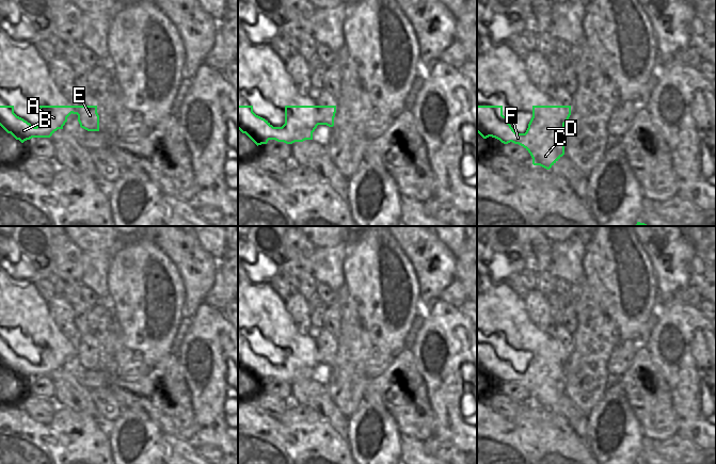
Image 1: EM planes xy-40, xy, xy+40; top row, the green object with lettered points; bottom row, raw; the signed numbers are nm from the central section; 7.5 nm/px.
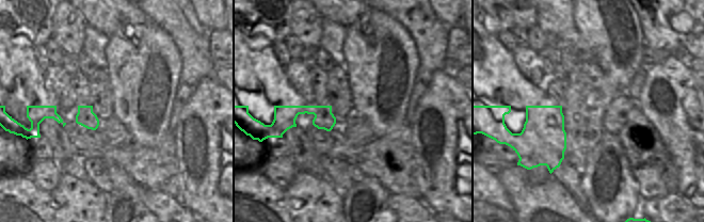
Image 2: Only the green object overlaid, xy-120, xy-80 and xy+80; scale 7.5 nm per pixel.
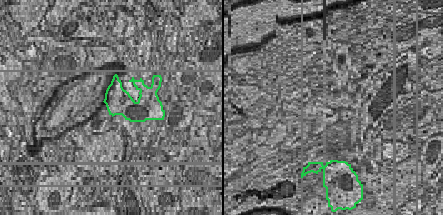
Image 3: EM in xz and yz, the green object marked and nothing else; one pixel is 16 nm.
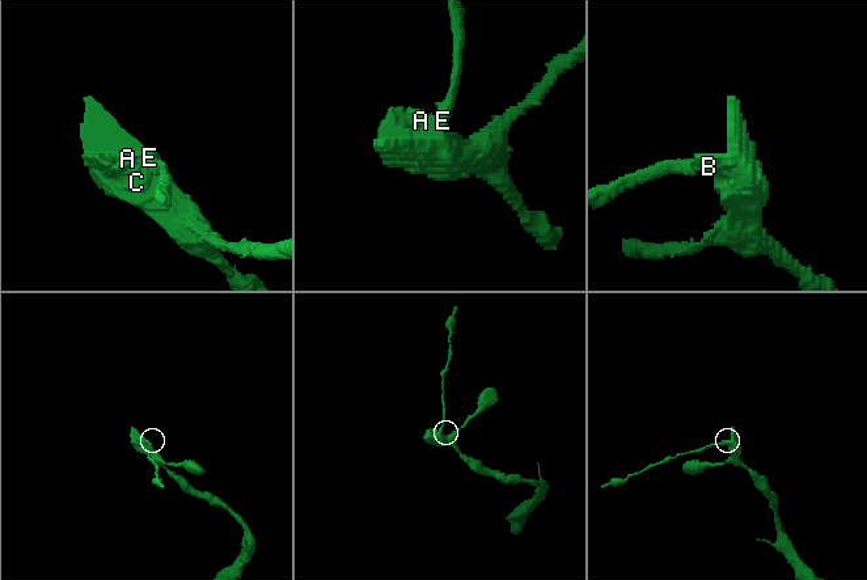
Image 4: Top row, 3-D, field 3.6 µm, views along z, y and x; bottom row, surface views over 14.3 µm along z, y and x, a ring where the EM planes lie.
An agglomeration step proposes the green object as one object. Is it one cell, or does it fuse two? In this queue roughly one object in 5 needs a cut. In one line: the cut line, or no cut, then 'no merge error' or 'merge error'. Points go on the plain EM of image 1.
cut xy (334, 352), (330, 352), (322, 363); merge error

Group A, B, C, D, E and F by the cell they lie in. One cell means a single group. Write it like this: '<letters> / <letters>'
A B C D F / E

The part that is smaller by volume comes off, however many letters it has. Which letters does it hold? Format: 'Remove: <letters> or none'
Remove: E

